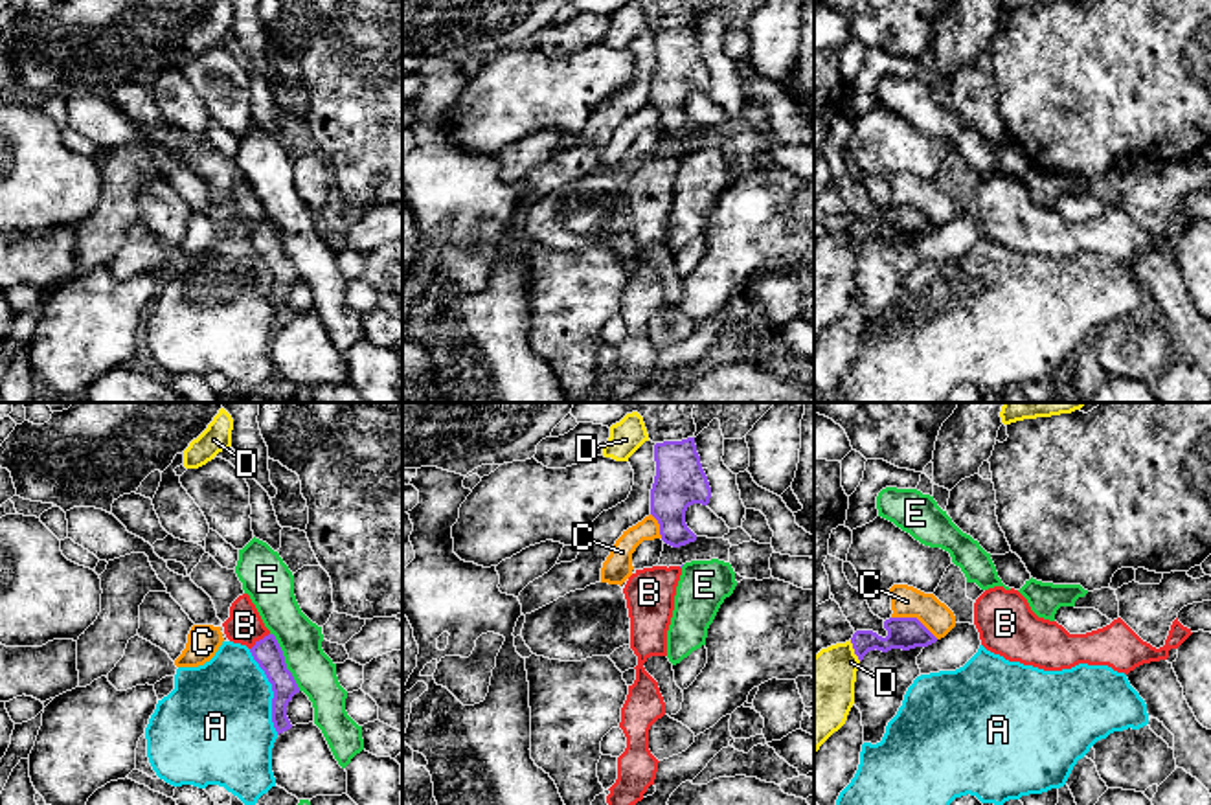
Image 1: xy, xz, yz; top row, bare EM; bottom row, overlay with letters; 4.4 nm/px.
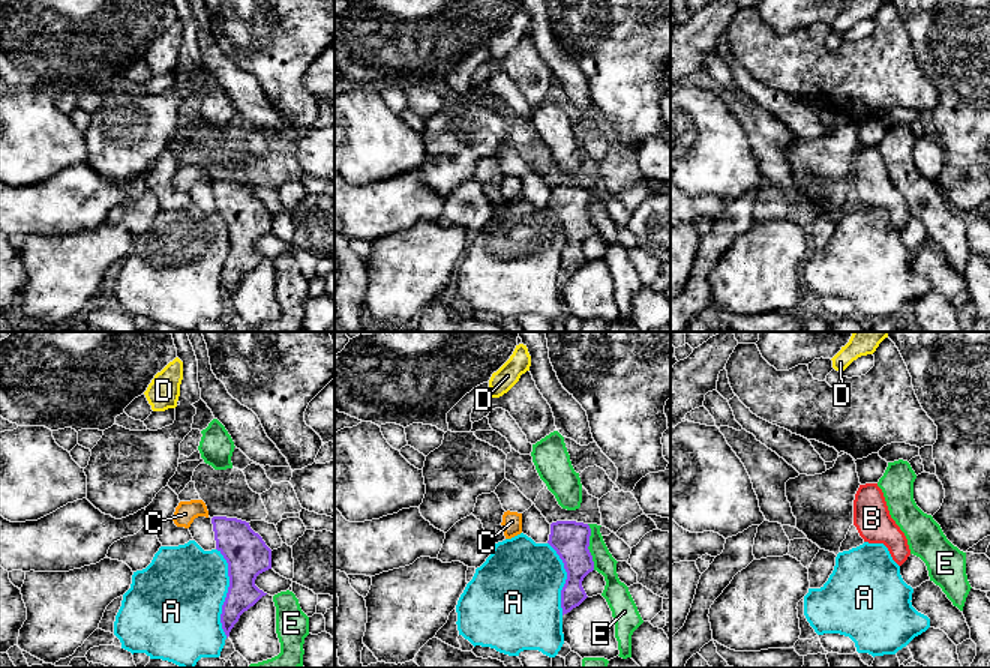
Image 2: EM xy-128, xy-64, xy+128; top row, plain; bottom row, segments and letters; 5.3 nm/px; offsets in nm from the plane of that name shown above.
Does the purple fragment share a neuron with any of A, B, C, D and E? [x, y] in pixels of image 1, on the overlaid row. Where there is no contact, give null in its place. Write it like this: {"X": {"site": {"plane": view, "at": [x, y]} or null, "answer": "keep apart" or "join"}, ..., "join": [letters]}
{"A": {"site": {"plane": "xy", "at": [272, 690]}, "answer": "keep apart"}, "B": {"site": {"plane": "xy", "at": [260, 640]}, "answer": "join"}, "C": {"site": {"plane": "yz", "at": [916, 618]}, "answer": "keep apart"}, "D": {"site": {"plane": "yz", "at": [855, 651]}, "answer": "keep apart"}, "E": {"site": {"plane": "xy", "at": [283, 662]}, "answer": "keep apart"}, "join": ["B"]}

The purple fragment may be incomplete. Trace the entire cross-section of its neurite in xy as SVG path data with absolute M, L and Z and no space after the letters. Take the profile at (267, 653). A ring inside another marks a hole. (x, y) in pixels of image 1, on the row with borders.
M248 594L239 595L230 607L230 618L222 623L230 641L246 645L272 684L272 722L279 733L292 728L287 706L300 687L287 669L283 651L276 636L265 627Z

